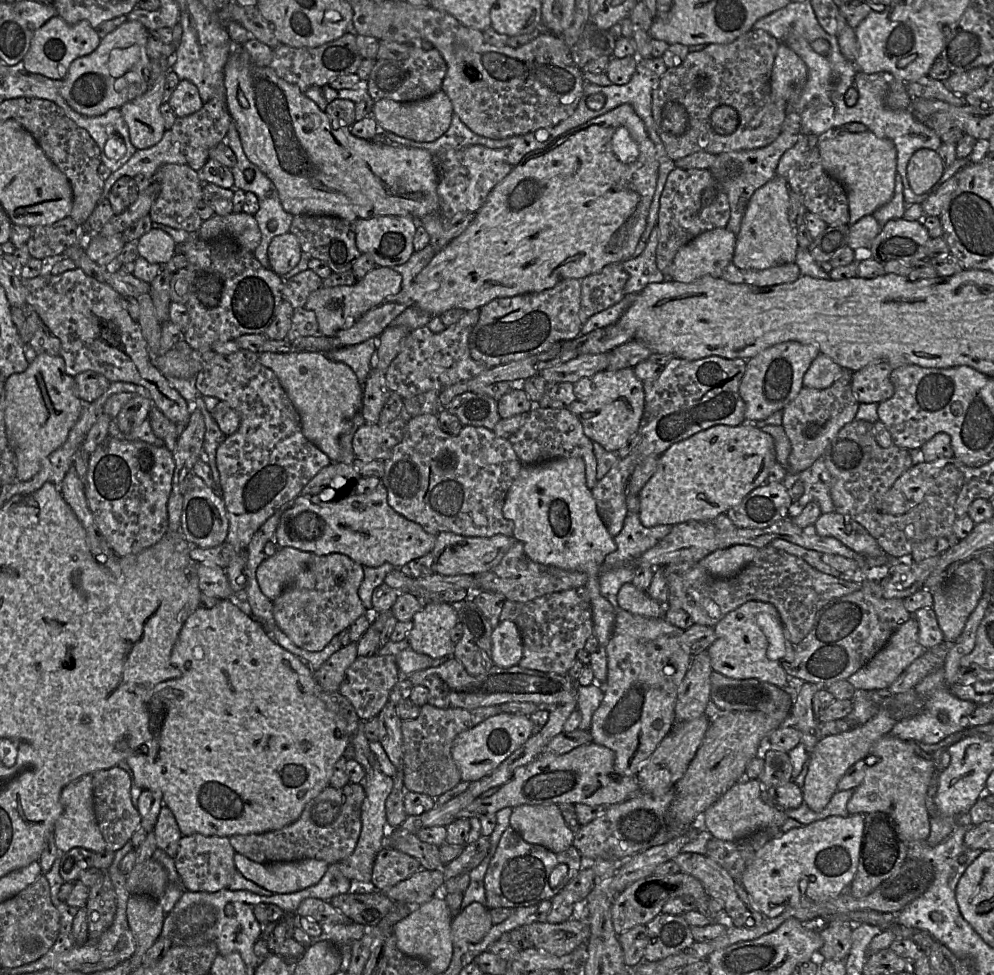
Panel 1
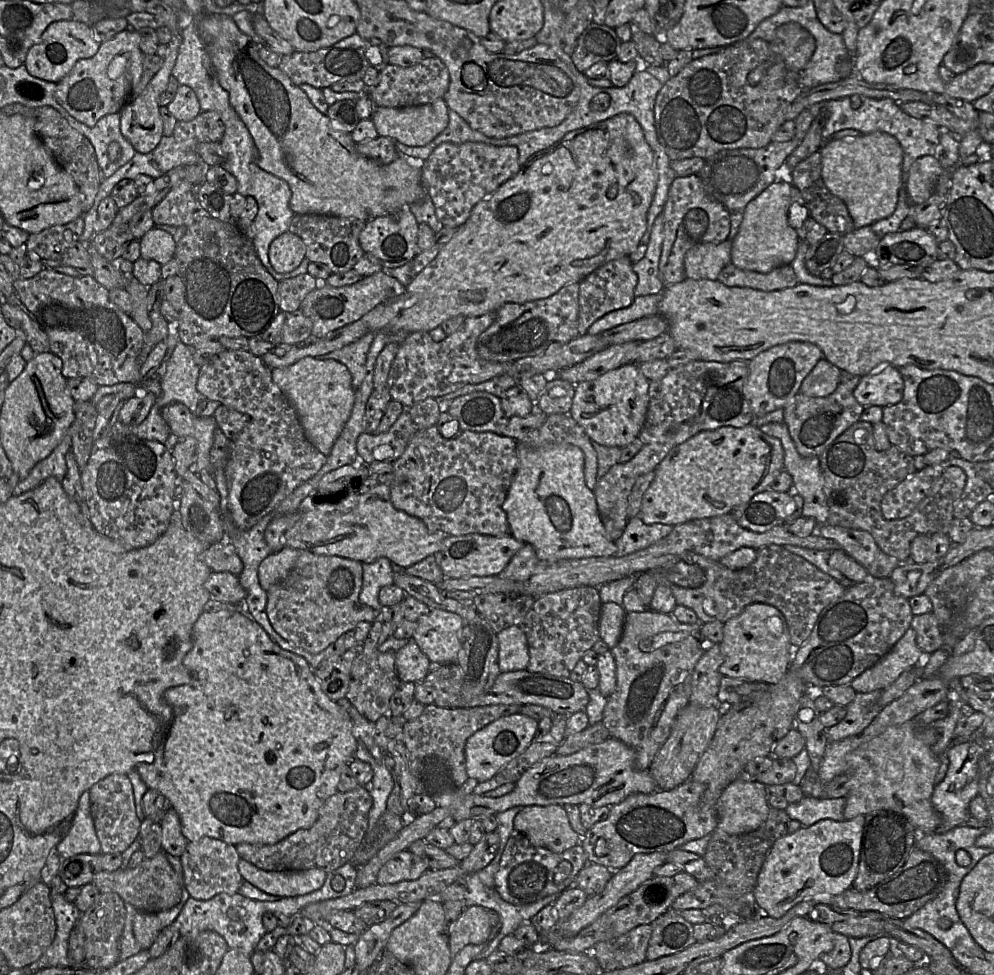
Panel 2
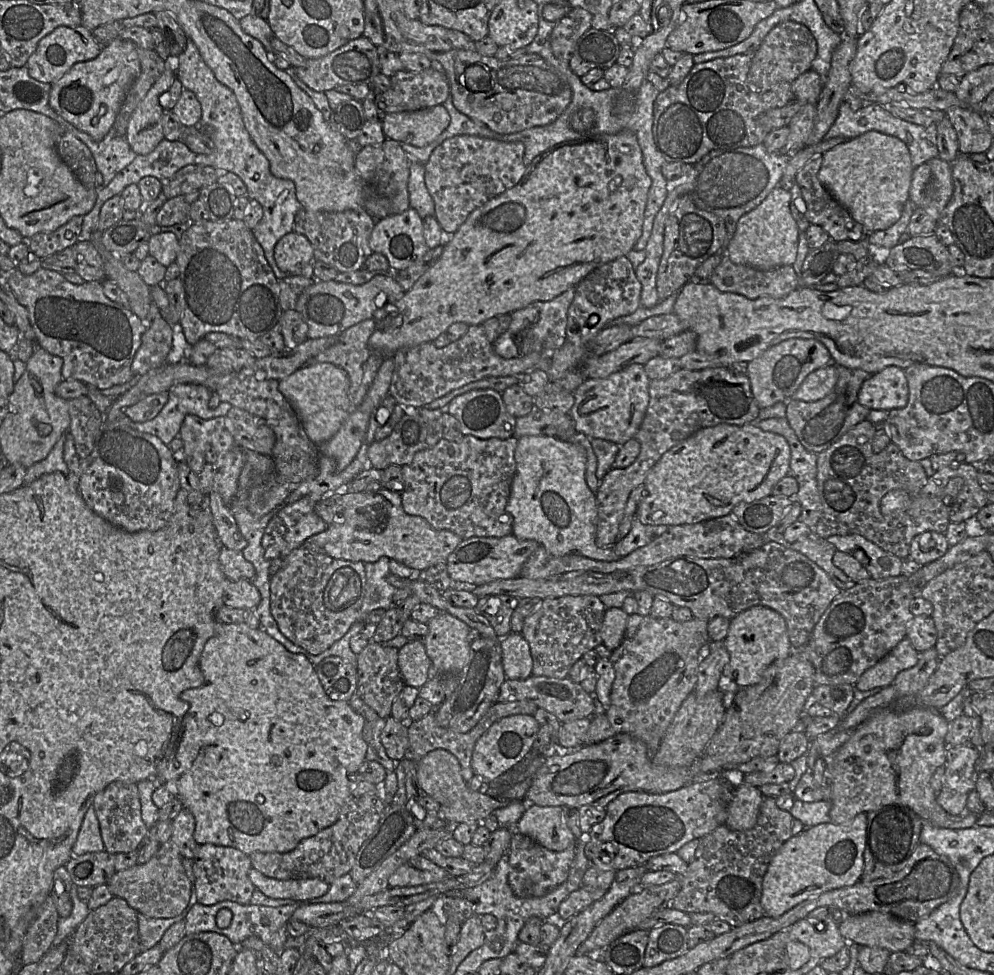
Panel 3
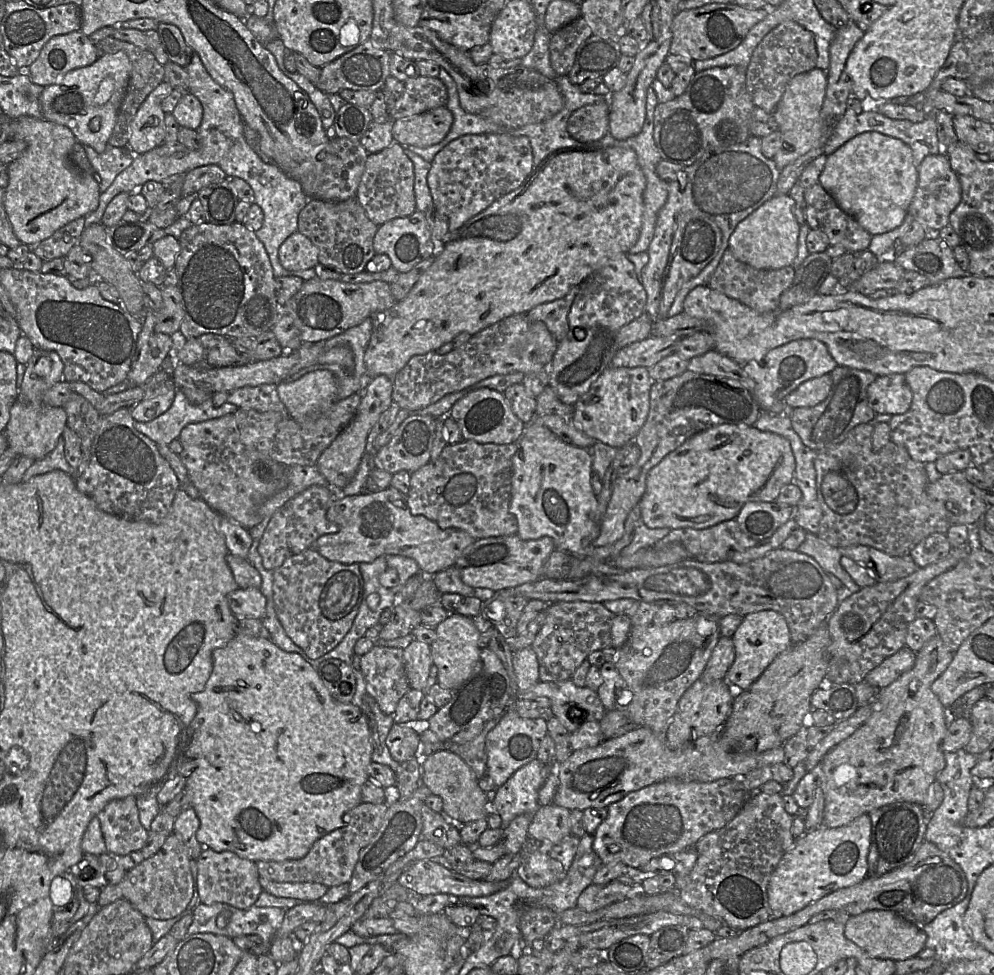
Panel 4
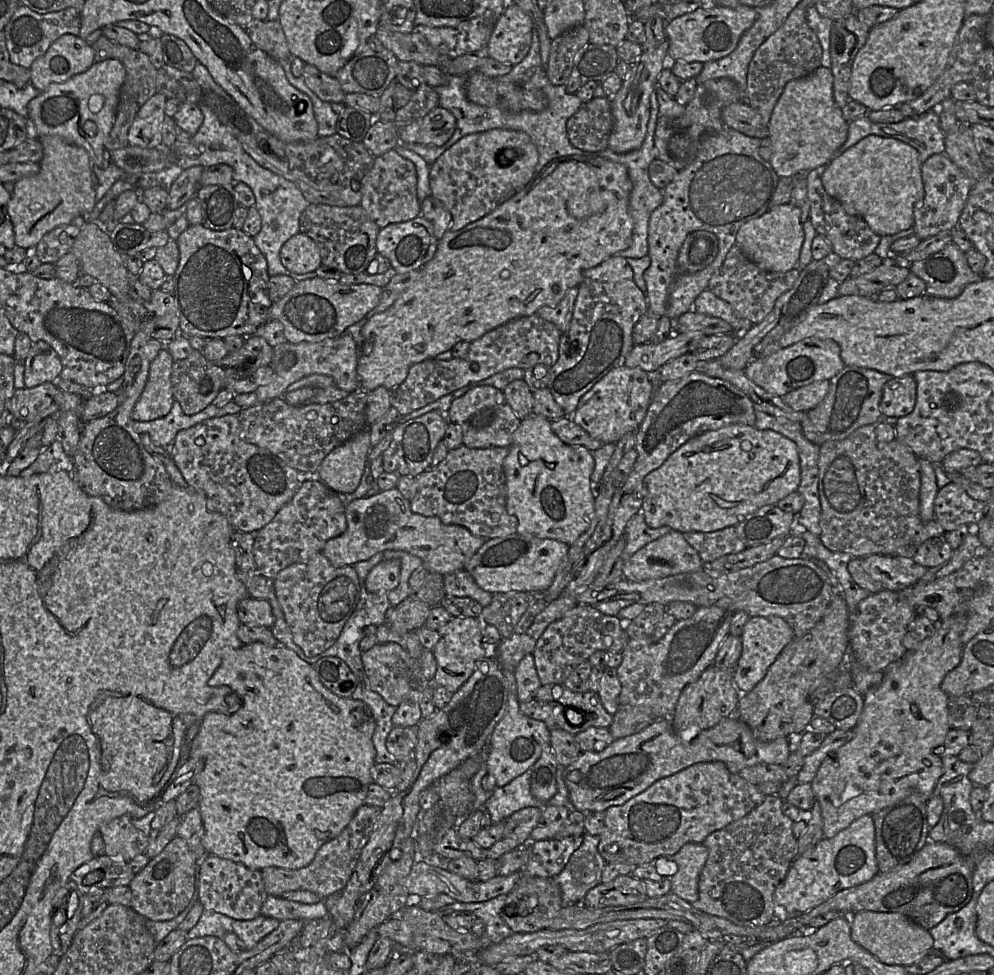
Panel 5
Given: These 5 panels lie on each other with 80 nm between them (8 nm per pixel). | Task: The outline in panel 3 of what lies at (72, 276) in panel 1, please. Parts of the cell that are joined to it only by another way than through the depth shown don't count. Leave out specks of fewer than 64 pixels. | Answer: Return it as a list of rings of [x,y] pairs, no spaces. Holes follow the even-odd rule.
[[[18,268],[3,273],[18,302],[28,310],[36,346],[63,359],[64,380],[78,380],[104,390],[135,377],[131,364],[146,323],[128,307],[110,300],[104,294],[102,282],[76,285],[61,273],[43,268],[31,275],[22,274]],[[186,415],[180,427],[179,437],[183,441],[183,448],[179,454],[180,459],[187,463],[199,478],[203,494],[208,496],[212,492],[217,492],[225,504],[228,505],[238,490],[238,479],[245,464],[243,450],[249,449],[243,449],[235,442],[232,434],[226,427],[226,417],[220,416],[204,420],[195,415]]]

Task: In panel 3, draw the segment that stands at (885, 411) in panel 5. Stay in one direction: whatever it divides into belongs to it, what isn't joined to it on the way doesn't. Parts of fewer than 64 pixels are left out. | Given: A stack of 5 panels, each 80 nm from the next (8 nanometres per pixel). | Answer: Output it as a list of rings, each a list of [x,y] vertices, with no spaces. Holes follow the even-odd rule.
[[[891,365],[871,374],[862,383],[858,400],[870,410],[905,407],[909,400],[909,386],[904,369]]]

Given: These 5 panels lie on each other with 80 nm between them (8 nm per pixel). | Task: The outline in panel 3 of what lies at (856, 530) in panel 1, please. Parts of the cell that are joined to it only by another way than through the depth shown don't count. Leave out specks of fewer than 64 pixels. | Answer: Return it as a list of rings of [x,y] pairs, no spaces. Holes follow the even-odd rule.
[[[859,534],[833,535],[827,540],[835,546],[836,550],[858,560],[870,573],[872,579],[886,579],[903,574],[903,559],[884,551]]]

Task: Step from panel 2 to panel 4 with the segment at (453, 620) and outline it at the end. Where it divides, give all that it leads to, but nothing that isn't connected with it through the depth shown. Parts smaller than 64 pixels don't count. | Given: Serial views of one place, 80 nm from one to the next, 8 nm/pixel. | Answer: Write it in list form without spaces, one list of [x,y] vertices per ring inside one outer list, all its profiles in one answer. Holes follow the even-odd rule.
[[[449,614],[434,630],[436,639],[430,645],[430,652],[433,664],[438,671],[436,682],[441,687],[452,691],[469,677],[479,658],[480,633],[473,618],[459,614]]]

